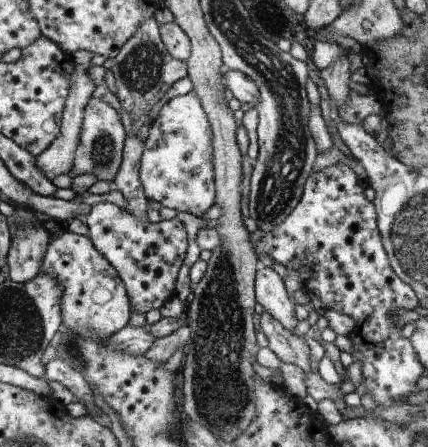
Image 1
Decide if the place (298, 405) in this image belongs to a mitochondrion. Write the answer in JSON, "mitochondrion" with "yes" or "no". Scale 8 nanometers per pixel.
{"mitochondrion":"no"}

